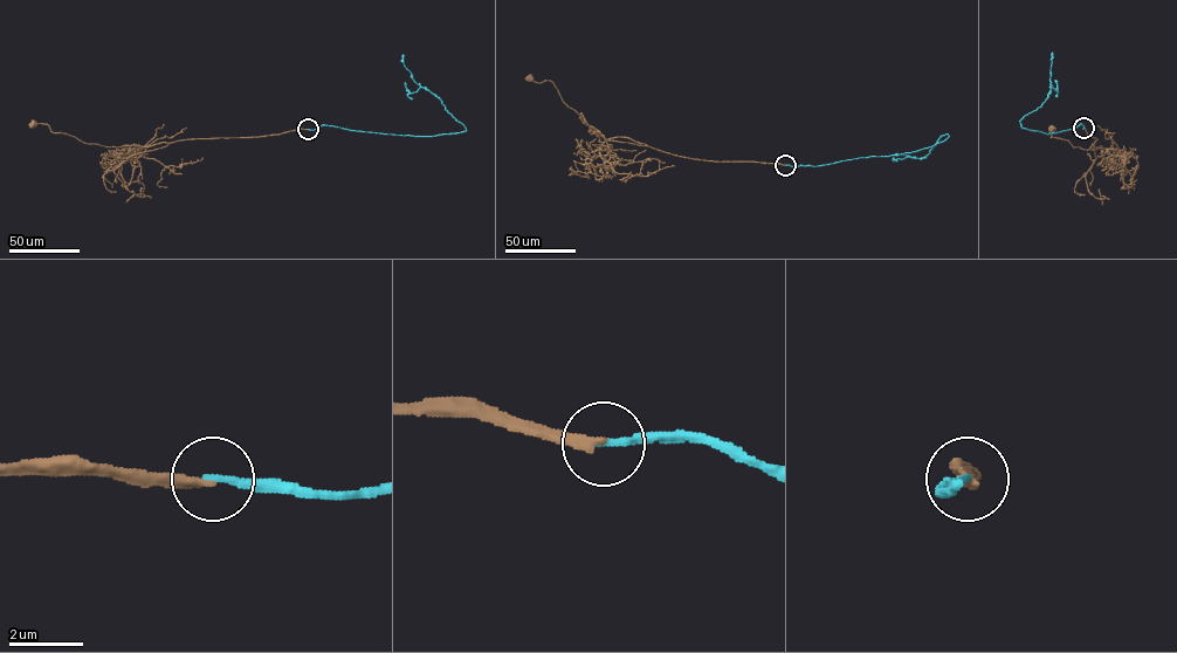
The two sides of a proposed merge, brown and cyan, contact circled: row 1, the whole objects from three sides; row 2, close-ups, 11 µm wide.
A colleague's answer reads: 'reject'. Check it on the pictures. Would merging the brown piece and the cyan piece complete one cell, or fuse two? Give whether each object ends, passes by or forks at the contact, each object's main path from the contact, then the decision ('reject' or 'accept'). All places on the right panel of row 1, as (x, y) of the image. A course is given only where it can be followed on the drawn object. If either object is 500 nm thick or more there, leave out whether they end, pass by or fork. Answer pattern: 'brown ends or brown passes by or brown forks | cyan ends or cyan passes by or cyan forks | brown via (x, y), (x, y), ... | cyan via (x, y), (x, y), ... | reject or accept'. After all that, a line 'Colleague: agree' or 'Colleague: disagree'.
brown ends | cyan ends | brown via (1083, 129), (1098, 139), (1089, 149), (1100, 148), (1073, 148), (1068, 141), (1051, 137), (1053, 129) | cyan via (1083, 128), (1080, 123), (1073, 129), (1046, 133), (1021, 126), (1023, 117), (1040, 107), (1050, 91), (1052, 52) | reject
Colleague: agree

